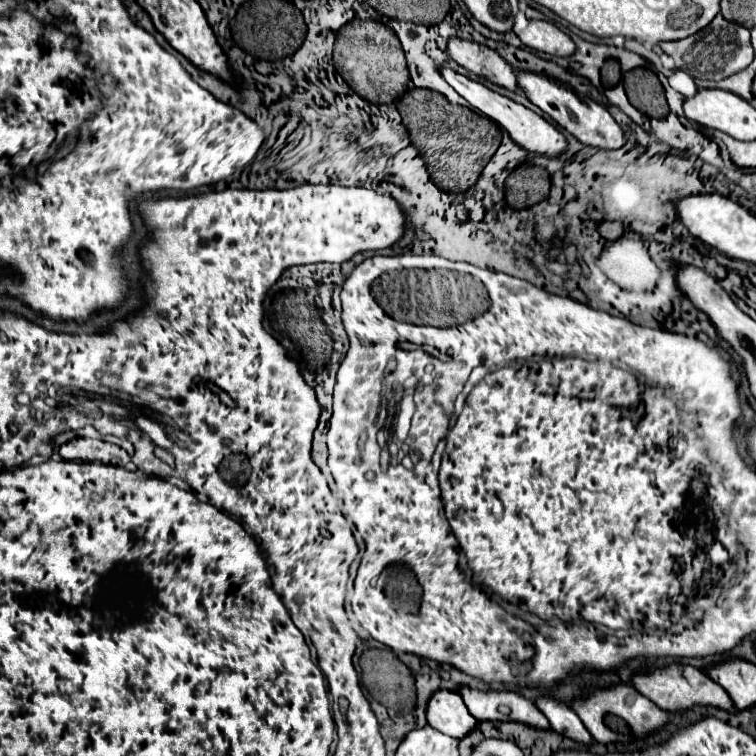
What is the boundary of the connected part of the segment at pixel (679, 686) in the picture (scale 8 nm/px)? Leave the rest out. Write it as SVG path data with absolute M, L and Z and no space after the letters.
M669 665L665 669L657 669L649 675L637 675L633 679L633 683L641 695L647 695L647 699L651 699L655 705L659 705L661 709L665 709L669 713L683 713L683 711L693 709L695 705L711 705L711 707L719 707L727 713L737 713L727 691L723 687L719 687L719 683L715 683L709 675L705 675L703 671L699 671L691 665Z

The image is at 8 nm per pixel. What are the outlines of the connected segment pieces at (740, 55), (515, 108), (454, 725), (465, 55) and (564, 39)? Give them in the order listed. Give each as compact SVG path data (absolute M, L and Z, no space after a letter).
M717 15L707 29L701 29L699 33L671 41L671 43L661 43L661 49L675 61L675 67L689 73L695 79L707 79L707 81L721 81L733 73L743 71L755 57L751 43L749 43L749 29L729 23L723 19L723 15Z
M443 67L443 79L445 79L463 99L467 99L477 111L481 111L483 115L487 115L491 121L499 123L499 125L511 135L511 139L513 139L517 145L521 145L525 151L537 153L537 155L543 155L543 157L549 157L549 159L559 157L561 153L567 151L567 139L563 137L563 133L557 131L551 123L547 123L543 117L539 117L537 113L533 113L531 109L527 109L527 107L523 107L523 105L511 101L509 97L505 97L505 95L501 95L501 93L491 91L491 89L485 87L483 83L477 83L477 81L473 81L473 79L461 75L461 73L455 73L455 71L449 69L449 67Z
M439 691L435 697L431 697L427 707L427 721L433 729L453 739L467 737L477 725L477 719L471 717L461 695L451 691Z
M455 37L449 41L449 57L469 73L483 77L507 91L521 93L513 67L493 49Z
M529 21L529 27L519 35L525 47L557 57L569 57L575 53L575 43L547 21Z

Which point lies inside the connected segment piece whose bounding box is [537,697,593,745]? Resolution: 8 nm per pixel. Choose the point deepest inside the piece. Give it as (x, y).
(563, 720)

